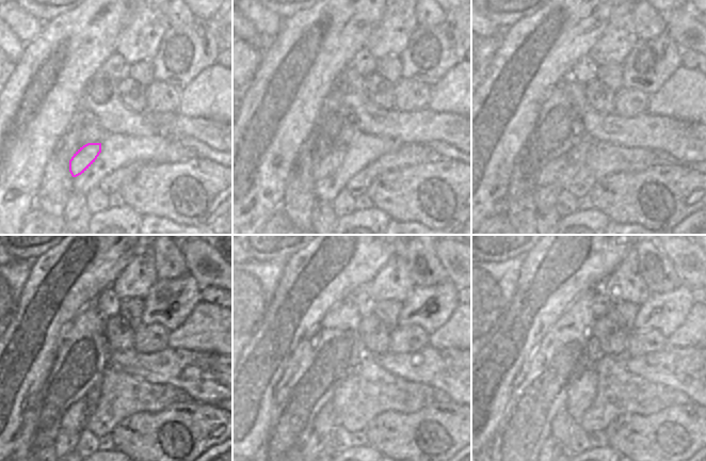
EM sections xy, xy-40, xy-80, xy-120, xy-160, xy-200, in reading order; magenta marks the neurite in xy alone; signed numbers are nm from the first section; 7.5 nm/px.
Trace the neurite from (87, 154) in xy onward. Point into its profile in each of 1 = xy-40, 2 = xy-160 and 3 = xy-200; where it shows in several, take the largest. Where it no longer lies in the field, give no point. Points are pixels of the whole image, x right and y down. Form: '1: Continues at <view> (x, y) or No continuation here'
1: Continues at xy-40 (326, 154)
2: Continues at xy-160 (322, 425)
3: Continues at xy-200 (562, 424)

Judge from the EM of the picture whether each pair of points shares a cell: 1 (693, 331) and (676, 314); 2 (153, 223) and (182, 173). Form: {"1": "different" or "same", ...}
{"1": "different", "2": "different"}

